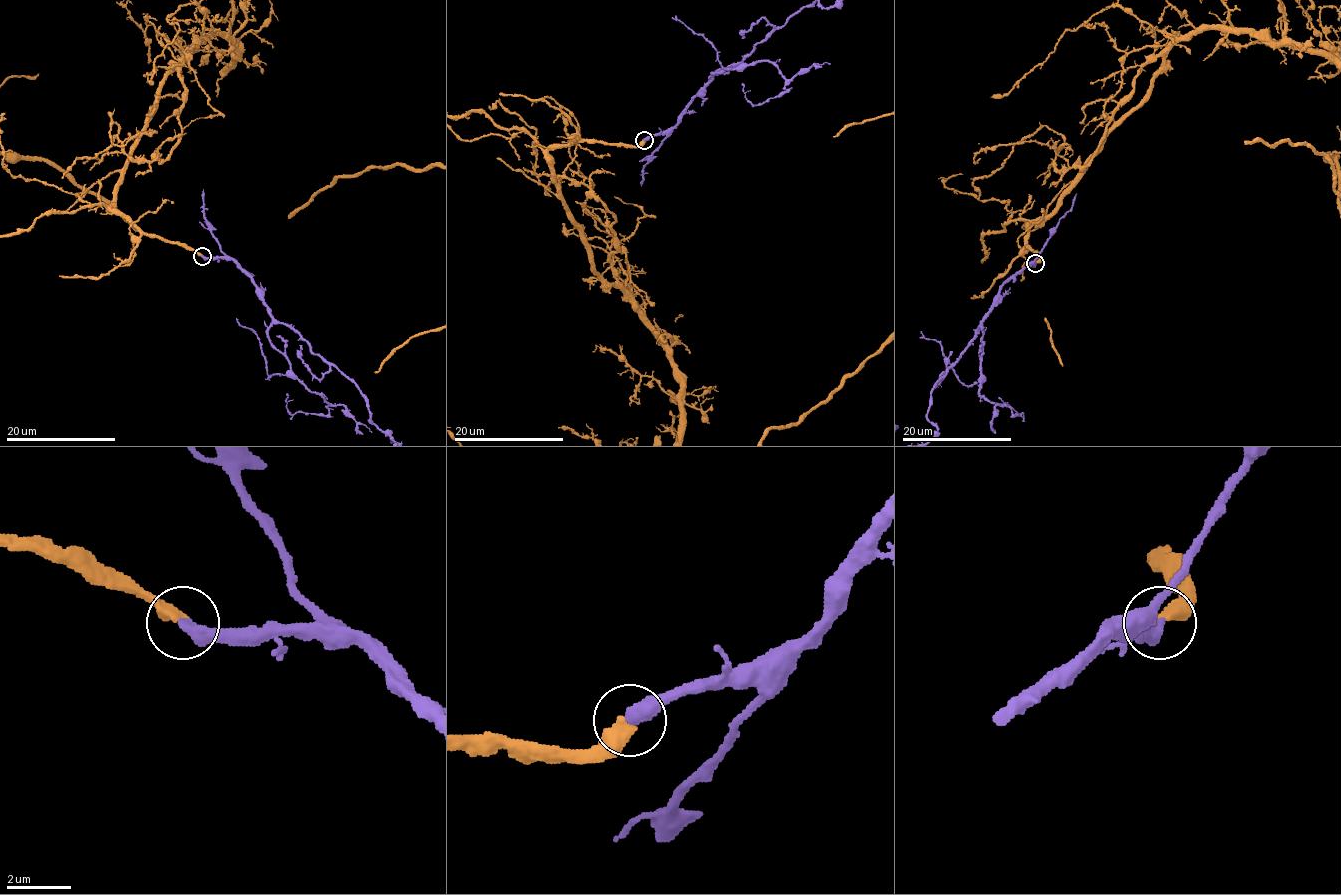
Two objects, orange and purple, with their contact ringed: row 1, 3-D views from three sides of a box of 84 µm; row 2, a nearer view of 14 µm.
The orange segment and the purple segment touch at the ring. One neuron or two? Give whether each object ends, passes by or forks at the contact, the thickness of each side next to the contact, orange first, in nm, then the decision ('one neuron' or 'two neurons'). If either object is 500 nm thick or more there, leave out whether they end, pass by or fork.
orange ends; purple ends; calibres 440 and 460 nm; one neuron

